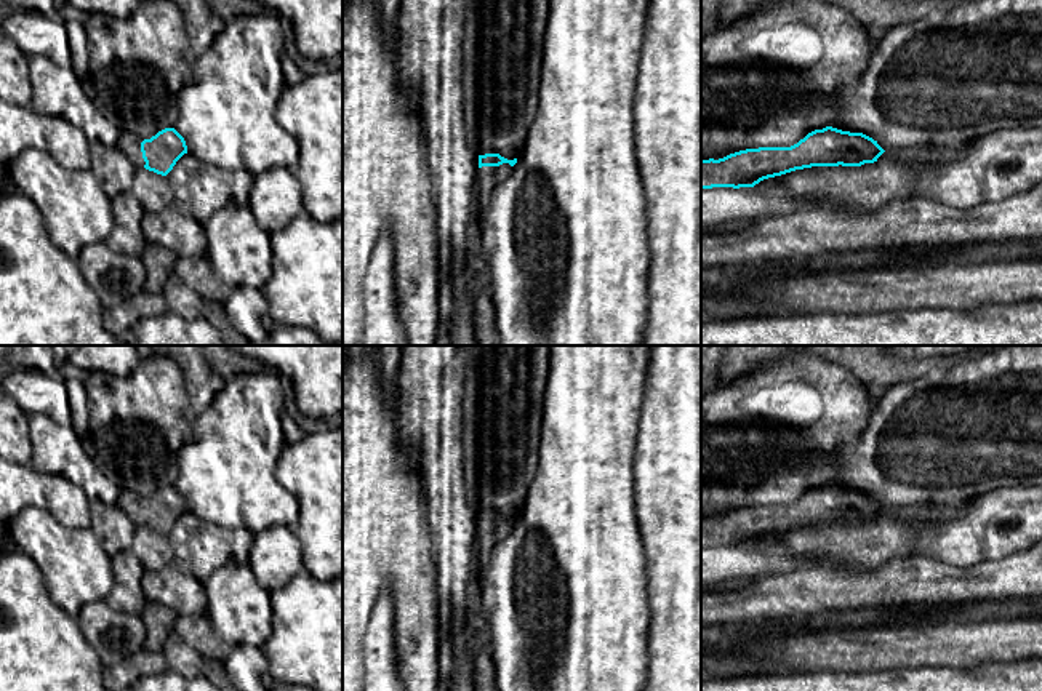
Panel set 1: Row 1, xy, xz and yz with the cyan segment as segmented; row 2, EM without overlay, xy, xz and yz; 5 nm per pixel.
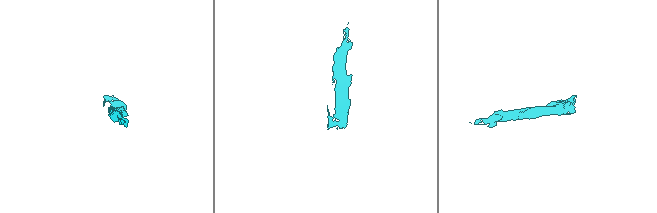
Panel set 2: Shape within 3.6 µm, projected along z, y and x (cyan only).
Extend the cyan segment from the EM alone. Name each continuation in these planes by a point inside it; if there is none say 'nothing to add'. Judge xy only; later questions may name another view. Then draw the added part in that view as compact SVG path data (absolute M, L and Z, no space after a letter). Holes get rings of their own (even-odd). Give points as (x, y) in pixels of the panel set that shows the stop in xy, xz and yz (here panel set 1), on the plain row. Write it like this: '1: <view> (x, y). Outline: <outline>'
1: xy (130, 503). Outline: M122 491L118 499L120 509L128 515L136 528L141 528L146 523L141 510L141 501L142 497L131 491Z

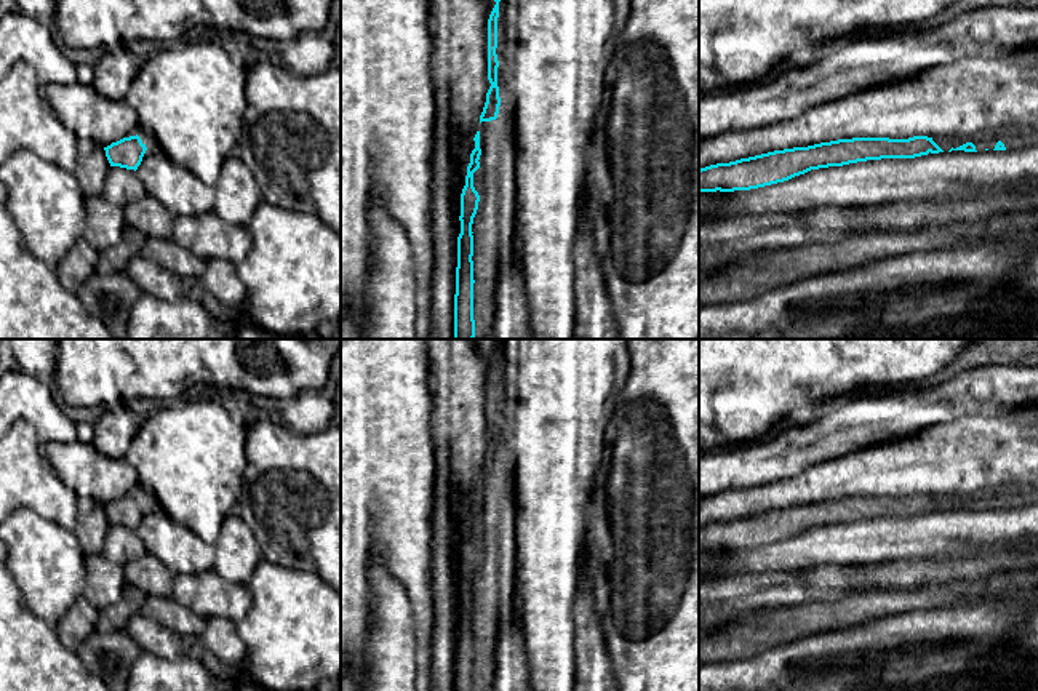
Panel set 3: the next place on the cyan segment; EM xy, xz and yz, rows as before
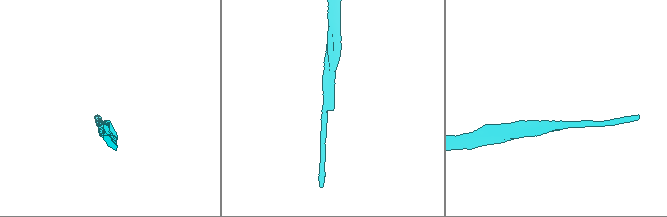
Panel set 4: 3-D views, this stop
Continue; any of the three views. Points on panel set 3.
1: xz (493, 586). Outline: M510 478L481 480L480 528L483 550L472 582L475 691L491 691L496 672L496 640L515 593L515 488Z

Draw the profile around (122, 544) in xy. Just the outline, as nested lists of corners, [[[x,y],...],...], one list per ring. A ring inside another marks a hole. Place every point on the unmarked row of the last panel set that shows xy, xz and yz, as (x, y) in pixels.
[[[110,525],[101,552],[110,563],[125,566],[128,561],[147,553],[134,528]]]

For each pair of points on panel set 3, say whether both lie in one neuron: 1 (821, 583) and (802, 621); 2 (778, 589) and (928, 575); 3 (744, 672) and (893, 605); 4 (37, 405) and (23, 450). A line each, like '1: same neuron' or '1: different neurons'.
1: different neurons
2: same neuron
3: different neurons
4: different neurons

